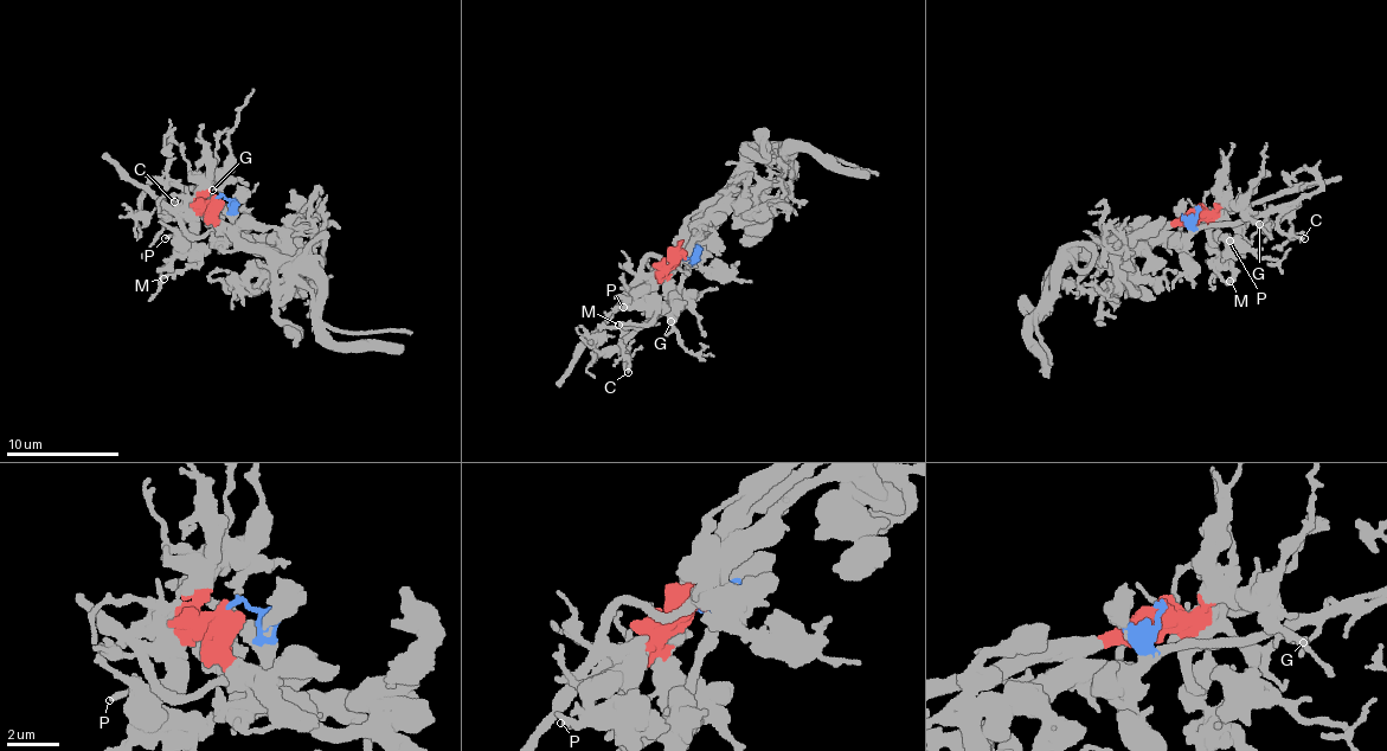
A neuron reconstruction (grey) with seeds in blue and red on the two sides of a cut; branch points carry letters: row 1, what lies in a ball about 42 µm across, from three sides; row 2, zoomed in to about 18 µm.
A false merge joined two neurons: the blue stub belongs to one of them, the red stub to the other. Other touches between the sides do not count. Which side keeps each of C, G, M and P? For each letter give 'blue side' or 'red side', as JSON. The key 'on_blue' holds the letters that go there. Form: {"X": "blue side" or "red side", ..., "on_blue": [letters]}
{"C": "blue side", "G": "red side", "M": "red side", "P": "red side", "on_blue": ["C"]}

